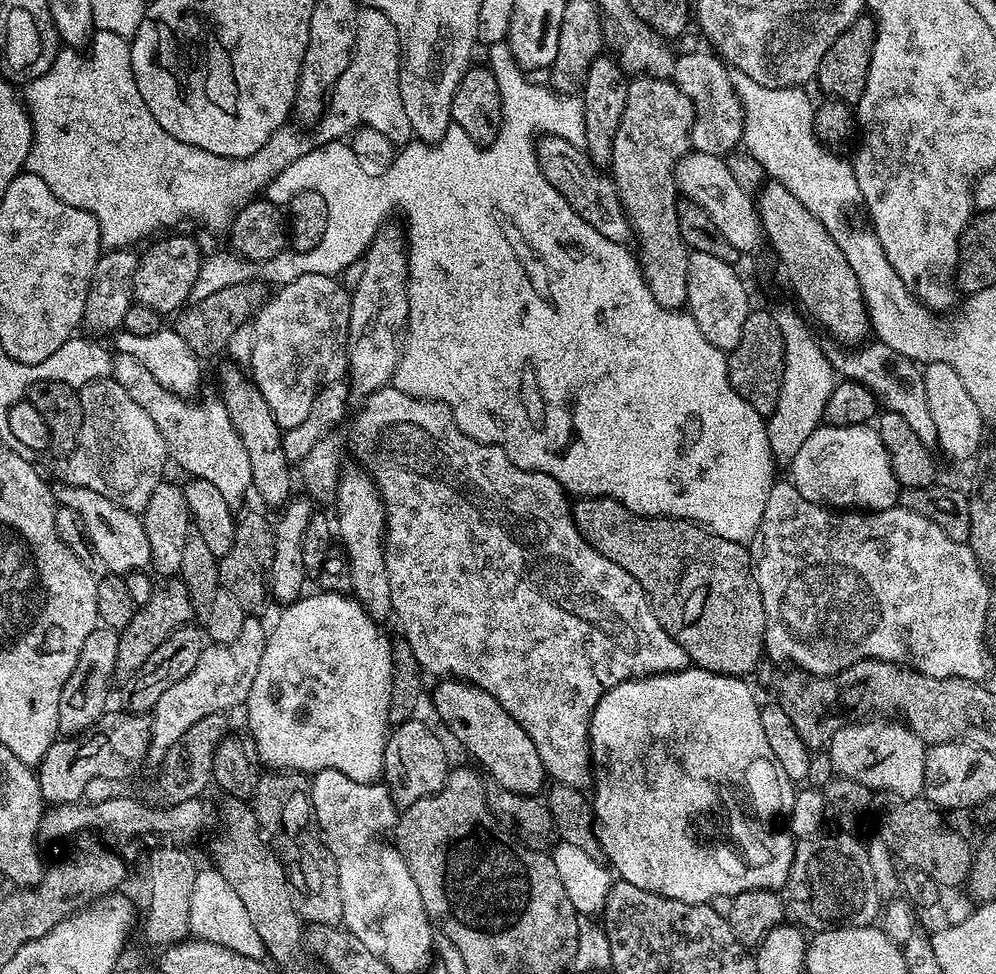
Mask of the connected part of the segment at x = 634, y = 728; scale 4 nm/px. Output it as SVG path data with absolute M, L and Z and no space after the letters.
M689 666L676 672L658 672L651 676L623 680L608 689L598 702L598 706L594 706L592 721L588 724L590 764L594 769L594 783L591 785L592 792L590 791L592 819L601 853L605 857L608 855L607 863L619 879L634 886L642 886L642 890L650 890L660 896L674 898L687 904L707 904L719 895L733 897L746 890L755 888L780 890L787 885L797 841L791 831L781 823L782 813L786 808L786 796L784 800L786 777L774 758L774 750L770 750L770 742L766 742L760 717L761 705L756 704L756 696L752 693L748 682L739 676L727 676L705 668Z

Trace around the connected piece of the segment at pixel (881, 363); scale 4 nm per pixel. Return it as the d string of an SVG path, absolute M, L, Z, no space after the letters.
M828 338L823 341L822 347L837 377L856 380L862 386L866 386L876 395L877 405L894 414L902 414L902 418L906 418L907 424L913 428L914 434L918 434L918 438L922 438L924 444L932 446L937 443L934 418L930 418L930 406L926 403L926 388L921 365L898 354L898 350L879 342L845 346Z

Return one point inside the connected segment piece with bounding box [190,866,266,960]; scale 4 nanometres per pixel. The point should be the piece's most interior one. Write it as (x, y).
(216, 914)

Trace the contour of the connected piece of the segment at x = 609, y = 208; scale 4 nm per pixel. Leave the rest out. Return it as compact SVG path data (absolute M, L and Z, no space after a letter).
M541 135L536 141L535 157L542 179L548 187L558 190L559 196L571 206L582 222L594 226L594 230L598 230L602 238L610 238L610 242L615 244L627 245L633 239L632 227L618 198L616 184L611 175L604 173L603 176L600 173L603 171L588 159L587 152L555 135Z

